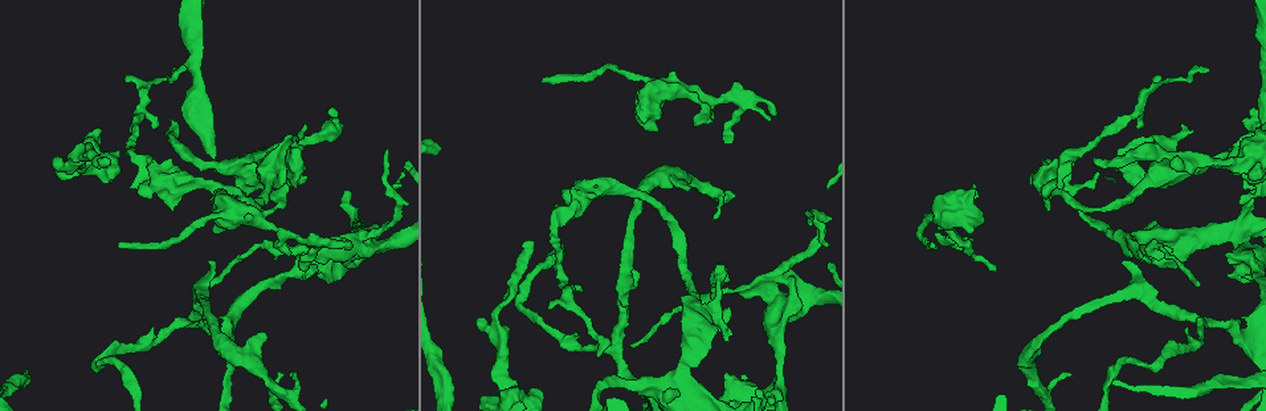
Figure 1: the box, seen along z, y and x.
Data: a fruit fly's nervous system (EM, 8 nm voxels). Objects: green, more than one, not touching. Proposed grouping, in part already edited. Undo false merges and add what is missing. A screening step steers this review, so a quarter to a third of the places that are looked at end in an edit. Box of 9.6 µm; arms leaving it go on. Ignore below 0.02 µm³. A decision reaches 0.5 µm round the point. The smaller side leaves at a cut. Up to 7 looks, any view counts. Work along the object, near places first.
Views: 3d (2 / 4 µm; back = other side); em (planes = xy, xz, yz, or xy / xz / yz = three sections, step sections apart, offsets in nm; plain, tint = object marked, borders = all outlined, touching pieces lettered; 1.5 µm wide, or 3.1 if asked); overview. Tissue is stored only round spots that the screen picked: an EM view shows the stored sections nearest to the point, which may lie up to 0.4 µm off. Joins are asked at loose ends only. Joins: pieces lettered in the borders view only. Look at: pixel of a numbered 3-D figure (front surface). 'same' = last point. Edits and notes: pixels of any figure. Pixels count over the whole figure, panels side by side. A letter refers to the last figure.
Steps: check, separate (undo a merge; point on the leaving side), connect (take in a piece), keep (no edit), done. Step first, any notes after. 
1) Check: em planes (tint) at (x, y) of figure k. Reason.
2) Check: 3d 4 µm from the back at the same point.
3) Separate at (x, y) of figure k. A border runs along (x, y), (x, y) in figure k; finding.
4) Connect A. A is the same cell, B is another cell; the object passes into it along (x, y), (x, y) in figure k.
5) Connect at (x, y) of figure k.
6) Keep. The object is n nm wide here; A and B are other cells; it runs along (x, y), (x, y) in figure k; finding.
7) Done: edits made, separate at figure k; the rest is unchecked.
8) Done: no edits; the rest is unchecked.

Check: 3d 2 µm at (289, 375) of figure 1. Free end.

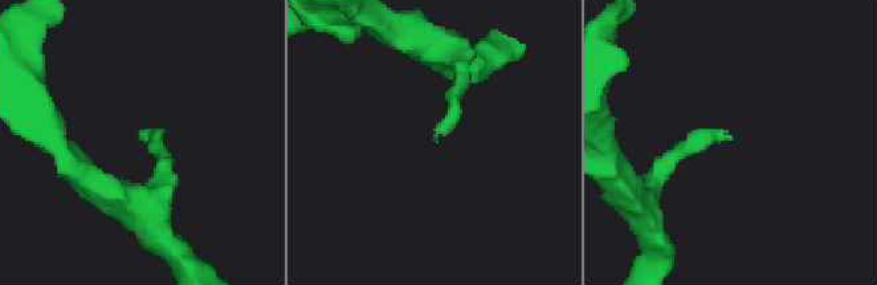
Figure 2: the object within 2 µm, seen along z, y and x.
Check: em xz step 4 (plain) at (138, 140) of figure 2.

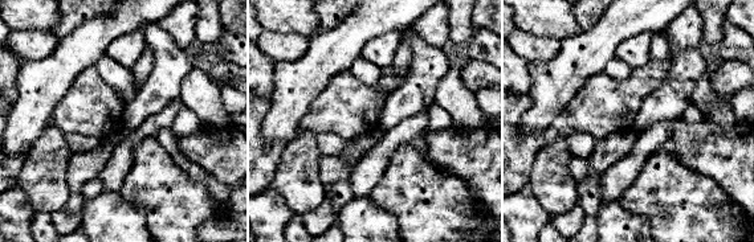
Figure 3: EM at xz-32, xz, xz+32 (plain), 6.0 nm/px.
Check: em xz step 4 (borders) at the same point. See the neighbours.

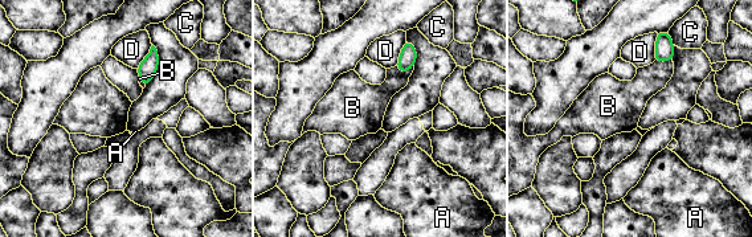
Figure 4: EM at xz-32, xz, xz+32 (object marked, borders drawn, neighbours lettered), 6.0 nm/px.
Keep. A, B, C and D are other cells; a border runs along (413, 65), (405, 72), (395, 66) in figure 4; no lettered piece goes on from it.

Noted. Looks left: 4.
Check: em planes (borders) at (1057, 181) of figure 1. Closes a loop.

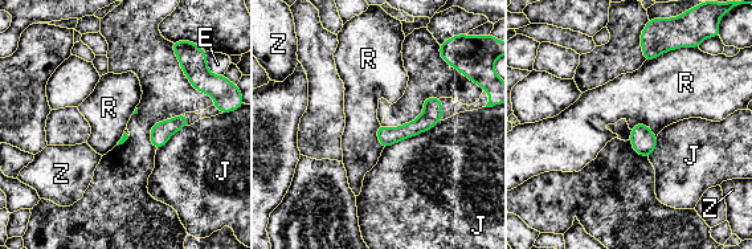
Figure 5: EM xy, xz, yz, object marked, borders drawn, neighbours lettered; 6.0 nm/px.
Keep. E, J, R and Z are other cells; it runs along (438, 105), (416, 127), (381, 138) in figure 5; one neuron here.

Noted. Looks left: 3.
Check: 3d 4 µm at (972, 191) of figure 1. Thick end.

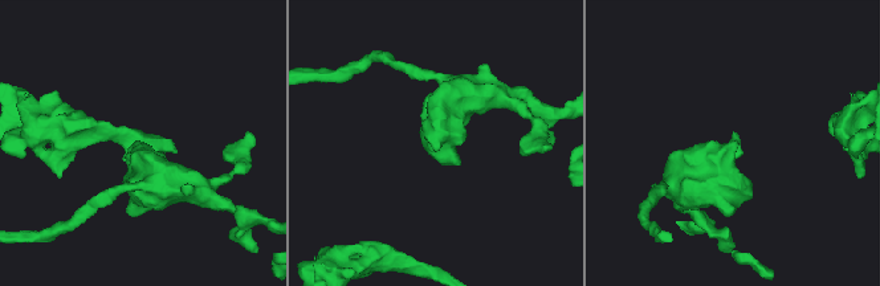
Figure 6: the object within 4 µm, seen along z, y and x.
Check: em planes (borders) at (736, 144) of figure 6. Shape alone is not enough.

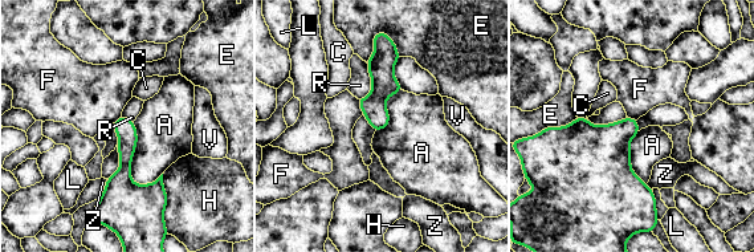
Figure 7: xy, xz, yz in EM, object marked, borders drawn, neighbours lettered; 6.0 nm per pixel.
Keep. The longest contact is with A, 400 nm; A, C, E, F, H, L, R, V and Z are other cells; it runs along (122, 120), (125, 129), (122, 206) in figure 7; no lettered piece goes on from it.

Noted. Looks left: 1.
Done: no edits; the rest is unchecked.

